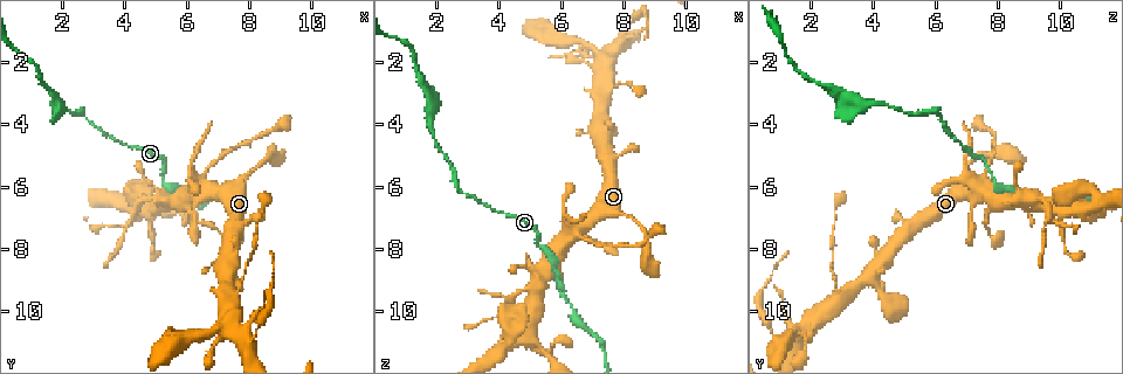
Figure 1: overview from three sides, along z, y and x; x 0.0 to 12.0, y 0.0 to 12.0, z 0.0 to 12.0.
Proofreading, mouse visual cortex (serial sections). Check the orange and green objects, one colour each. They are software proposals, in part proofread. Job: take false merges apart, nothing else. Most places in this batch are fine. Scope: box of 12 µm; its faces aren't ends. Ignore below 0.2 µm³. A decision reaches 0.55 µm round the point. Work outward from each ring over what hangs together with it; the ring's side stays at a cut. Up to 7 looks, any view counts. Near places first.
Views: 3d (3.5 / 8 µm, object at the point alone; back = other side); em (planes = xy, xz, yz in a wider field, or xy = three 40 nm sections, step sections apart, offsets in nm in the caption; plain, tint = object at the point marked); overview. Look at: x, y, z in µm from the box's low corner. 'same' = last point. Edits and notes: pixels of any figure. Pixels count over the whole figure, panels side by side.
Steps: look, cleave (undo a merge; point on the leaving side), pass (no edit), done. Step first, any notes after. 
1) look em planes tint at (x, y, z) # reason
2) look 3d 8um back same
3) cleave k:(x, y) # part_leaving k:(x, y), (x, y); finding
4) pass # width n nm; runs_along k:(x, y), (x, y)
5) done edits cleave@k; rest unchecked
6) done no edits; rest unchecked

look 3d 3.5um at (3.9, 4.5, 6.8) # thin neck

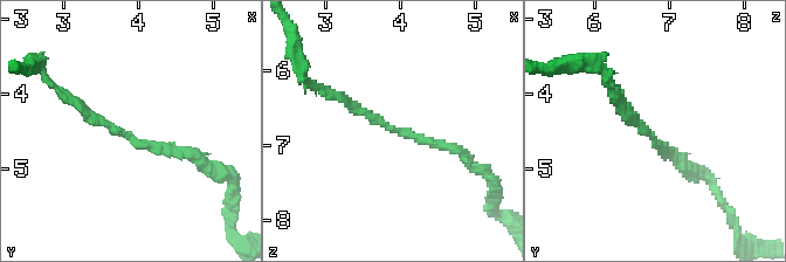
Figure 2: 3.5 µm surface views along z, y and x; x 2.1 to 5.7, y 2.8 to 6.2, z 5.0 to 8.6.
look em xy step 1 tint at (3.90, 4.60, 6.80) # arm_widths 150, 150 nm

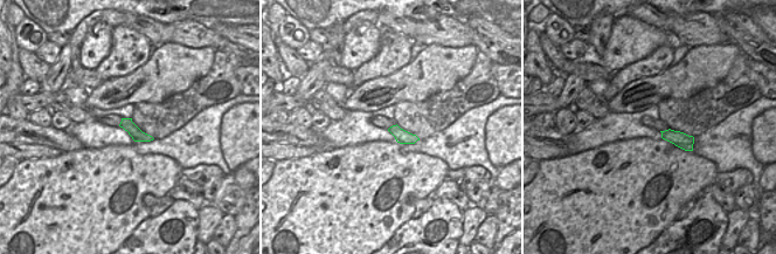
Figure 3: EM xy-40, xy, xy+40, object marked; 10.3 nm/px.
pass # runs_along 2:(197, 158), (135, 144), (70, 97); one cell here

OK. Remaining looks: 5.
look 3d 3.5um at (7.9, 5.7, 6.8) # calibre changes

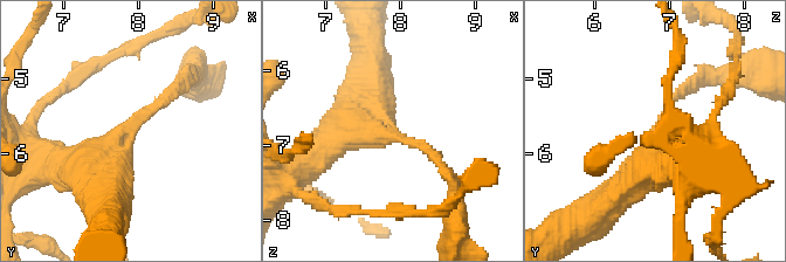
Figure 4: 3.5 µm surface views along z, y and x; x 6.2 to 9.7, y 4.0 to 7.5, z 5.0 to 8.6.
look em xy step 3 tint at (7.85, 5.70, 6.90)

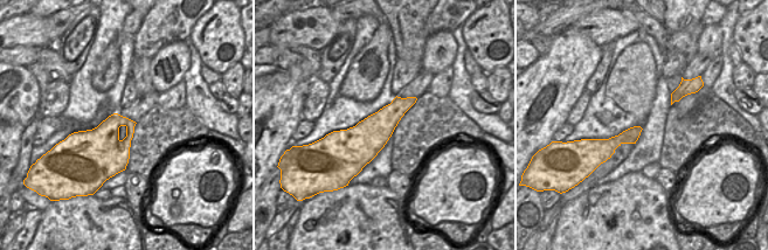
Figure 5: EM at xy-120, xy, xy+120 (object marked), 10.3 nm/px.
pass # arm_widths 150, 450 nm; runs_along 4:(95, 184), (87, 165), (180, 83); one cell here

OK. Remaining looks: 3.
look 3d 3.5um at (7.2, 10.6, 1.6) # branch point

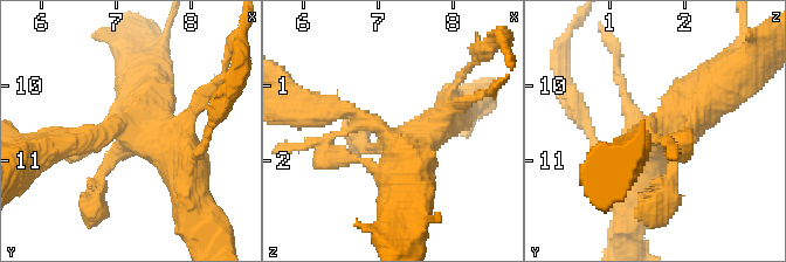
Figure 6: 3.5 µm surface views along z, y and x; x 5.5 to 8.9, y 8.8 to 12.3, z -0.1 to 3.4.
look em xy step 5 tint at (7.10, 10.60, 1.70)

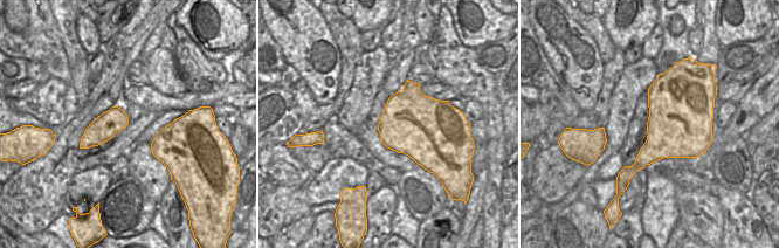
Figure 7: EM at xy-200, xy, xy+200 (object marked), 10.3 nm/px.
look em xy step 1 tint same

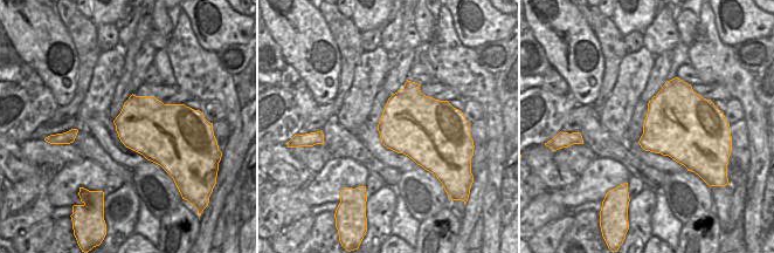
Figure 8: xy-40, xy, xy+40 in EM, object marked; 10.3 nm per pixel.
pass # runs_along 6:(731, 75), (638, 158), (635, 172); all the same cell

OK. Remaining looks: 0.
done no edits; rest unchecked

